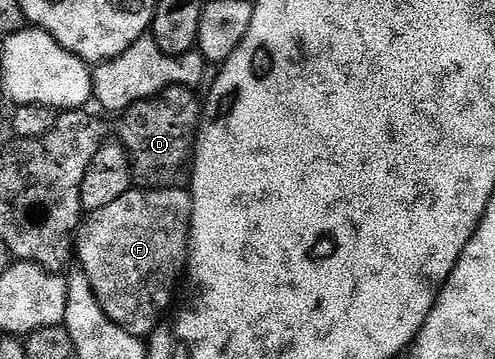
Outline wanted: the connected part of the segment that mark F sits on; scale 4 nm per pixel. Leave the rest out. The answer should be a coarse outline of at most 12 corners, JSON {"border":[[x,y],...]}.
{"border":[[126,192],[81,225],[109,321],[155,331],[188,256],[190,193]]}

